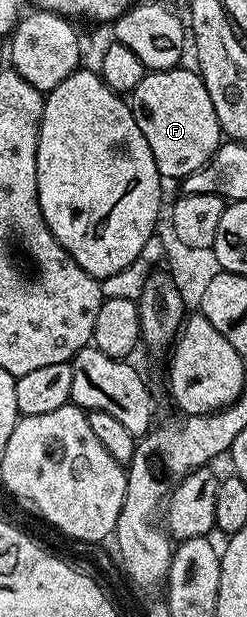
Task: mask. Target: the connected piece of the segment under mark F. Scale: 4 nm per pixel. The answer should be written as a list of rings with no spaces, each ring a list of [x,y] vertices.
[[[193,68],[183,69],[146,72],[131,92],[135,124],[147,136],[151,156],[155,156],[155,164],[165,180],[180,180],[206,166],[223,141],[215,104],[211,104],[200,73]]]

